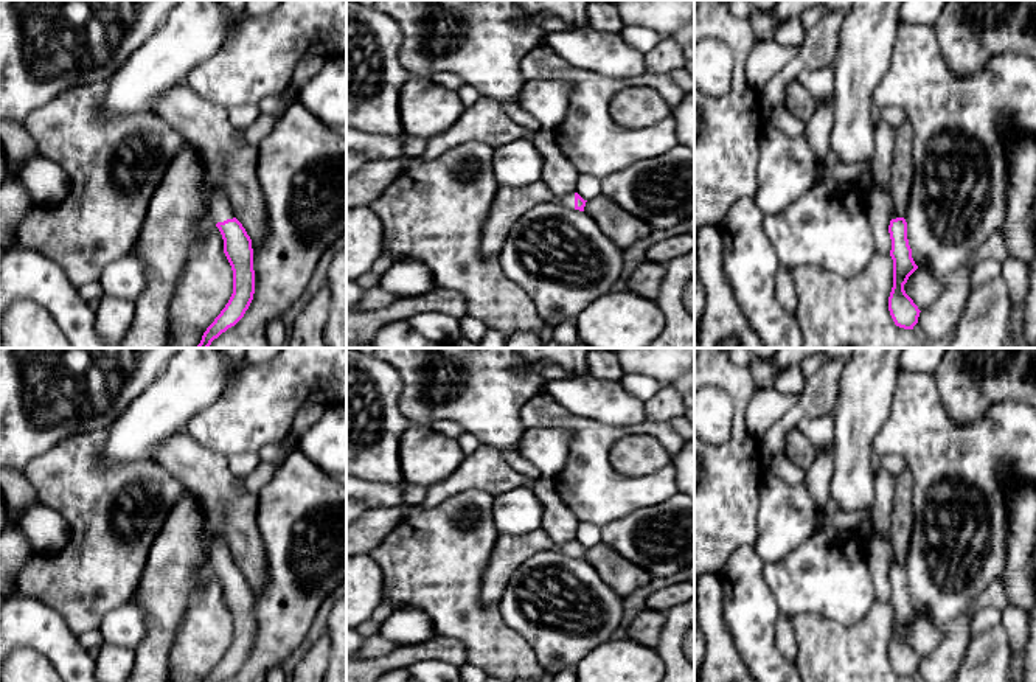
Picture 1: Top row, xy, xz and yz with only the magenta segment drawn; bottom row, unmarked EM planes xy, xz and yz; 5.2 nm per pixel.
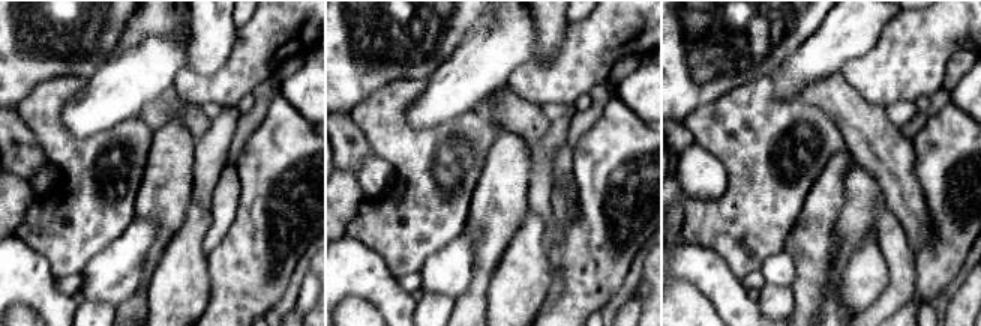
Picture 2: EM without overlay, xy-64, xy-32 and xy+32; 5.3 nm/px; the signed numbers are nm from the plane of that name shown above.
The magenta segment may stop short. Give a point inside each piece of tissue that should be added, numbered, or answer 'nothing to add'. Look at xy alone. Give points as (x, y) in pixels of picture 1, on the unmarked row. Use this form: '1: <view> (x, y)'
1: xy (221, 558)

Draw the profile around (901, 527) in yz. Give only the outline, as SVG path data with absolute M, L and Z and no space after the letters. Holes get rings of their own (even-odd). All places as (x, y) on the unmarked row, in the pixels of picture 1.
M909 468L893 477L895 499L890 534L895 559L904 565L913 530L913 477Z

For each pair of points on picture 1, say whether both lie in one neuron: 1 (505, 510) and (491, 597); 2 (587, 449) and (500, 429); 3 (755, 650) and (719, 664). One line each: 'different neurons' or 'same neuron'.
1: different neurons
2: different neurons
3: different neurons

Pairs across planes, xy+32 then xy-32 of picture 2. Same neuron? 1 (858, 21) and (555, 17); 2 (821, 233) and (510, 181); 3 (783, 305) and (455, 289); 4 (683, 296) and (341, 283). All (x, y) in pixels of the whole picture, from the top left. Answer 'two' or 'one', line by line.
1: two
2: one
3: two
4: two

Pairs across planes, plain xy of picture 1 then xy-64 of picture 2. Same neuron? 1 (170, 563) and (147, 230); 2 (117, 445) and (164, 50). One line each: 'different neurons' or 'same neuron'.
1: different neurons
2: same neuron

